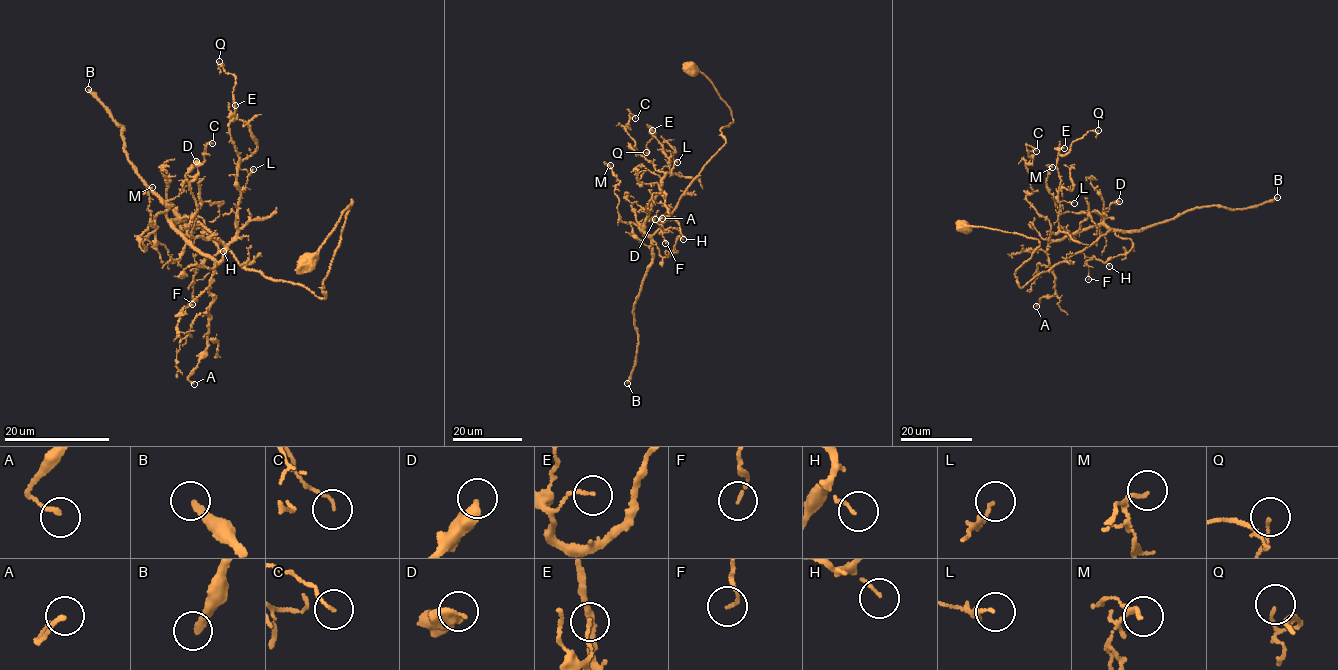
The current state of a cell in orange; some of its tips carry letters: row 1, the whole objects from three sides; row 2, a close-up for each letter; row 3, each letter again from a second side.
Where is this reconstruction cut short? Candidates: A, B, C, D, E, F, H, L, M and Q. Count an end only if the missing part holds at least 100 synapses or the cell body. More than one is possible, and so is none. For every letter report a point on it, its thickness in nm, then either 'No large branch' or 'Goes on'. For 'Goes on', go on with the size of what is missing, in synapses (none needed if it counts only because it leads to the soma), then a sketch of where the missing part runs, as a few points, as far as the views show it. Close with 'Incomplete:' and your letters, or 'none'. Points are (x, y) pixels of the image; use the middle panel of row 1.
A: Place: (662, 218). Thickness 160 nm. No large branch
B: Place: (627, 383). Thickness 280 nm. Goes on. Roughly 300 synapses
C: Place: (635, 118). Thickness 80 nm. No large branch
D: Place: (655, 219). Thickness 480 nm. No large branch
E: Place: (652, 130). Thickness 110 nm. No large branch
F: Place: (665, 243). Thickness 100 nm. No large branch
H: Place: (683, 239). Thickness 100 nm. No large branch
L: Place: (677, 162). Thickness 140 nm. No large branch
M: Place: (610, 165). Thickness 100 nm. No large branch
Q: Place: (646, 152). Thickness 70 nm. No large branch
Incomplete: B

